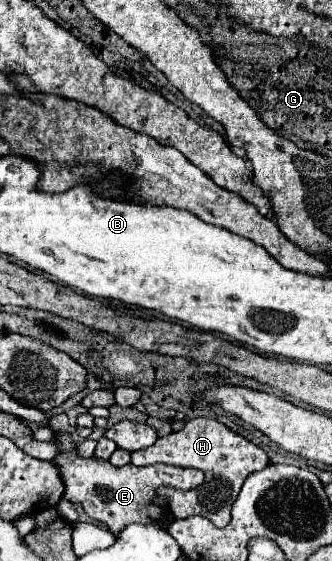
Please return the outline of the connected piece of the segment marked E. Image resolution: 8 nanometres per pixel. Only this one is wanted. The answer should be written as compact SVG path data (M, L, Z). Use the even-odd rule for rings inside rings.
M57 433L55 441L61 443L61 455L53 461L59 463L65 475L65 499L71 503L79 503L83 511L95 519L97 523L107 525L107 529L117 537L127 525L157 525L169 527L173 523L173 515L169 511L169 499L157 495L157 487L175 487L179 491L191 491L203 483L203 473L199 469L183 469L173 465L125 465L115 467L103 459L81 459L75 453L75 443L65 435Z

